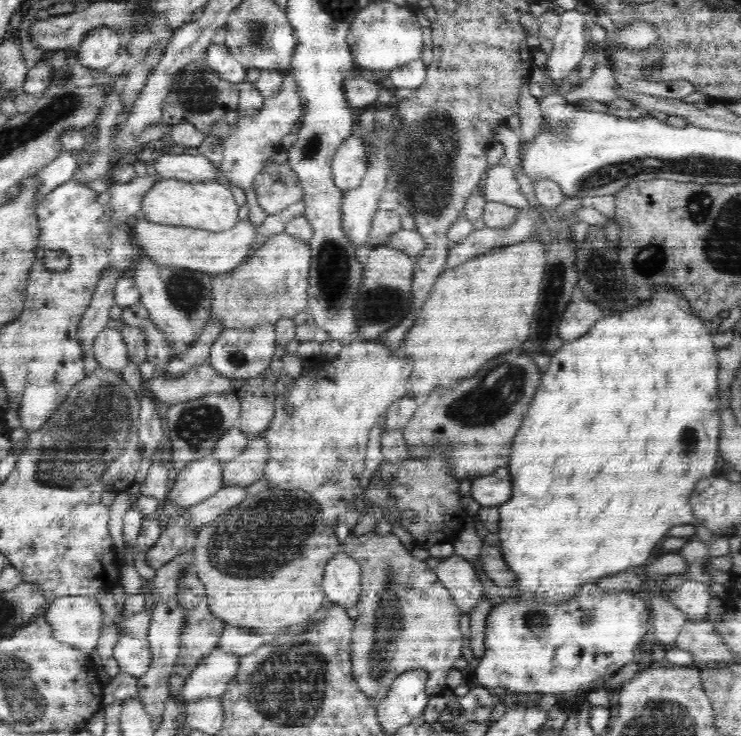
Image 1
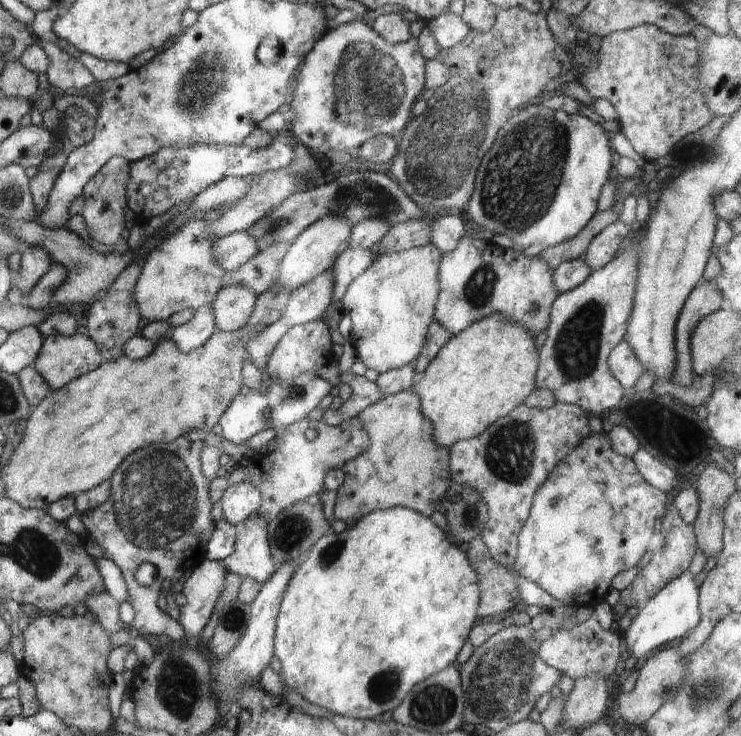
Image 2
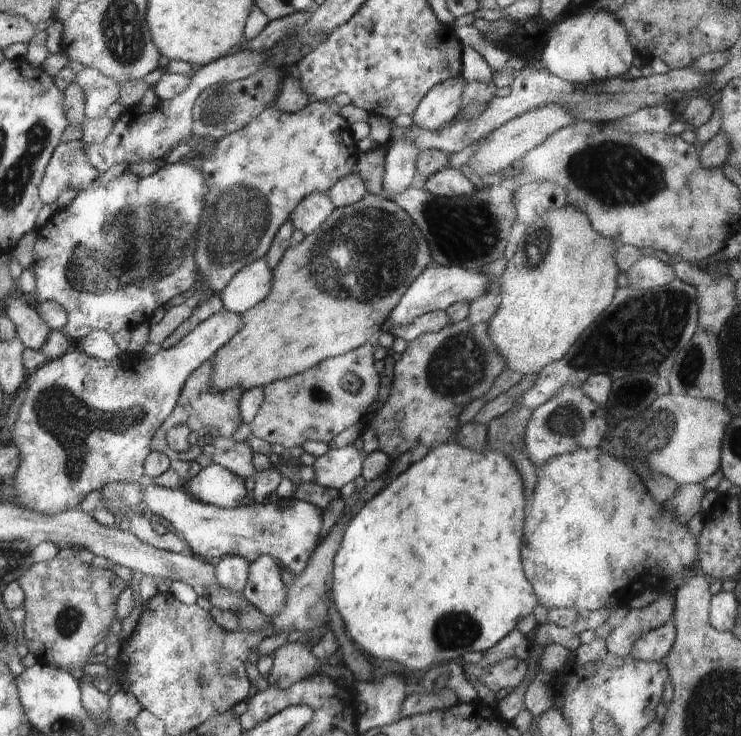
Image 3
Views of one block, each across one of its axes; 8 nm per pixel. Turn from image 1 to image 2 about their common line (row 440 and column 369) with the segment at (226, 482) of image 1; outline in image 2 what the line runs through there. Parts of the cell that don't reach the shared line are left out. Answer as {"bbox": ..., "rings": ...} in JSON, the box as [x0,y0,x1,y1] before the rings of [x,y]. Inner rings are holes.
{"bbox":[330,247,375,300],"rings":[[[348,247],[340,254],[330,270],[335,284],[333,300],[343,300],[348,285],[373,263],[375,256],[375,251],[358,247]]]}

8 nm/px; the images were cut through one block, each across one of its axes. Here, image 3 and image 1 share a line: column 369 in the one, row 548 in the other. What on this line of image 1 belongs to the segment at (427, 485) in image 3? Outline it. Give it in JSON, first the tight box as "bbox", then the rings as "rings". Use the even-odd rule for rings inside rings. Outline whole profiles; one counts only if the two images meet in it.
{"bbox":[496,287,720,606],"rings":[[[656,287],[652,300],[642,302],[638,308],[628,312],[610,314],[598,320],[588,334],[566,341],[553,355],[534,394],[528,412],[522,417],[522,424],[513,438],[510,454],[509,472],[512,478],[512,497],[499,506],[500,528],[496,532],[500,537],[499,548],[502,559],[516,573],[516,584],[507,590],[517,594],[522,601],[540,599],[545,604],[560,606],[577,595],[577,588],[586,583],[598,583],[601,578],[630,568],[637,570],[646,567],[646,560],[652,550],[666,536],[672,526],[692,524],[698,526],[698,520],[689,507],[688,498],[694,490],[694,482],[702,476],[710,476],[716,469],[719,456],[718,438],[720,438],[720,414],[718,414],[718,355],[708,330],[708,322],[692,314],[688,300],[678,295],[672,287]]]}

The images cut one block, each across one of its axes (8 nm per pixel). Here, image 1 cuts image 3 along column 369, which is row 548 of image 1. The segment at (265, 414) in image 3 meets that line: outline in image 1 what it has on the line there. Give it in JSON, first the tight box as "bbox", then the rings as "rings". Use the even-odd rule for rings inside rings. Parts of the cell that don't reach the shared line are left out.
{"bbox":[342,532,462,702],"rings":[[[368,532],[364,536],[349,534],[342,544],[342,552],[357,560],[362,567],[362,592],[355,605],[359,616],[354,622],[352,630],[352,644],[350,646],[350,660],[352,675],[358,683],[358,689],[376,702],[380,702],[389,691],[392,681],[408,670],[425,670],[429,674],[427,681],[427,695],[440,694],[446,685],[446,676],[451,668],[462,659],[462,632],[460,631],[460,613],[456,601],[452,599],[450,589],[444,587],[438,579],[433,563],[416,559],[402,545],[394,533],[380,536],[376,532]]]}

